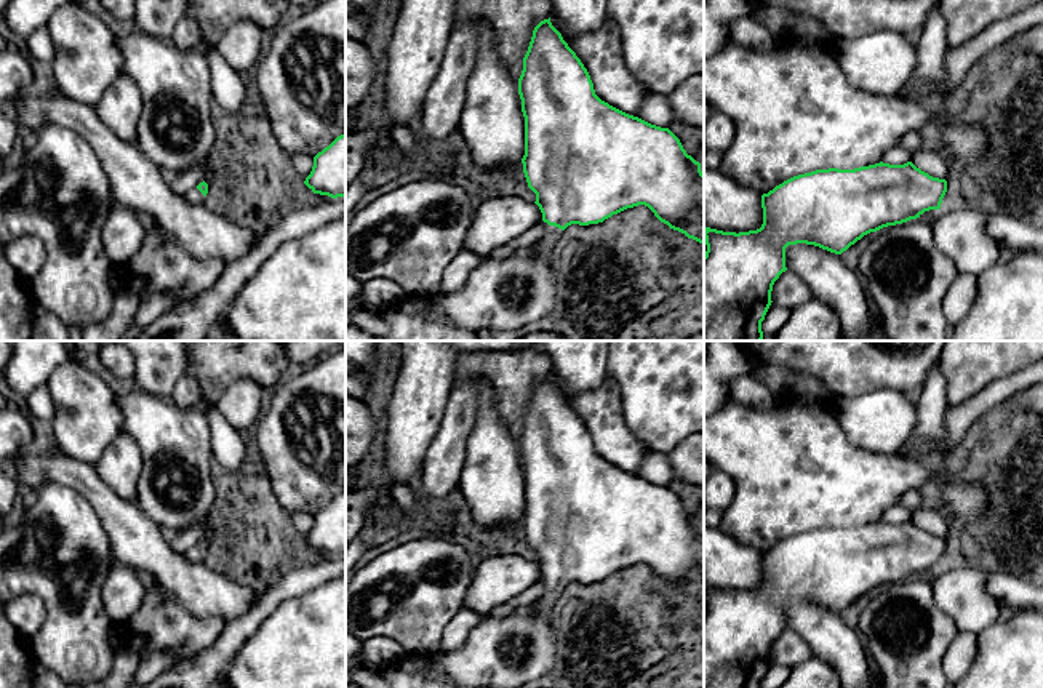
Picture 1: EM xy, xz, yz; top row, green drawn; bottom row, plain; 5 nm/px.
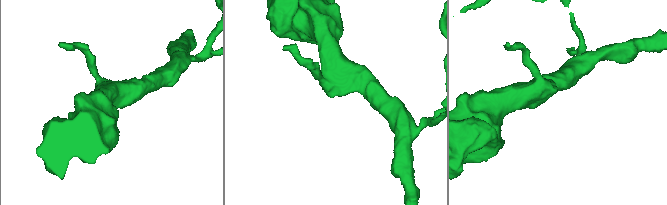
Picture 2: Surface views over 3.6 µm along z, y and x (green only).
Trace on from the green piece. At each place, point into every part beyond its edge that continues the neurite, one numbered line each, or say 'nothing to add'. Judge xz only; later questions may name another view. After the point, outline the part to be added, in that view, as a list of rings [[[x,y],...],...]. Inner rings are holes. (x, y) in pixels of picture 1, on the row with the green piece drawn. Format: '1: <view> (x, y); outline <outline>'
1: xz (547, 247); outline [[[549,226],[545,230],[545,235],[534,243],[534,251],[539,253],[542,258],[549,259],[550,262],[555,262],[555,259],[560,256],[560,240],[561,240],[563,230]]]

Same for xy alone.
1: xy (194, 196); outline [[[195,187],[192,190],[189,190],[186,195],[186,200],[192,202],[192,203],[205,203],[206,197]]]

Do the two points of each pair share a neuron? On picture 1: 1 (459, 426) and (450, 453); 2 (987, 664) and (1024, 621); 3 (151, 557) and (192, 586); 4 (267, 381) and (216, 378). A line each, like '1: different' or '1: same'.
1: same
2: same
3: same
4: same

